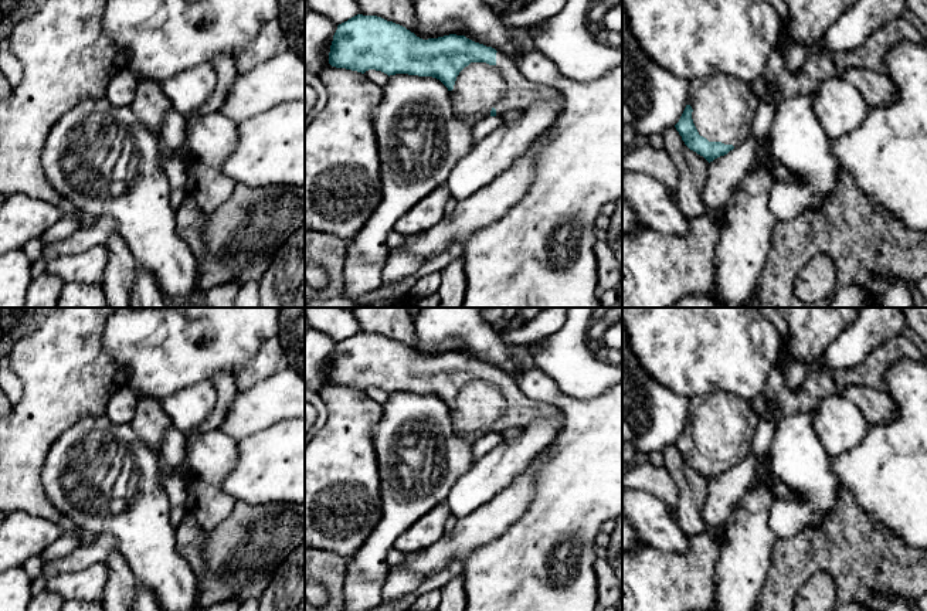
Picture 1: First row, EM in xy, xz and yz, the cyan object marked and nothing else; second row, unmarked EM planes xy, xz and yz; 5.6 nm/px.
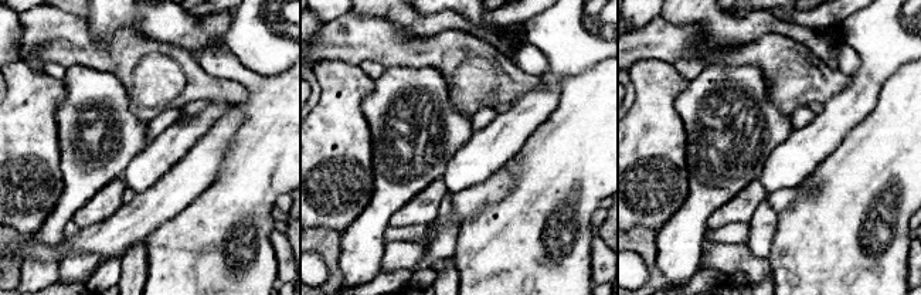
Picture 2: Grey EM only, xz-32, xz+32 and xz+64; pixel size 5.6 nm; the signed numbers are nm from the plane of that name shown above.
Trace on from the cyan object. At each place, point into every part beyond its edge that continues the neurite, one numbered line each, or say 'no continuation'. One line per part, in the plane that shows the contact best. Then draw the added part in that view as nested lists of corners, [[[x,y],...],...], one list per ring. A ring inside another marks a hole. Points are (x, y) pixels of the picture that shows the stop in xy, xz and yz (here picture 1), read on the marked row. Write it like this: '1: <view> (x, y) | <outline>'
1: xz (479, 87) | [[[496,52],[496,64],[471,62],[456,77],[449,91],[452,111],[456,119],[473,126],[490,116],[496,109],[500,118],[512,109],[524,109],[534,102],[554,102],[561,108],[564,95],[551,86],[529,81],[517,67],[517,60]]]

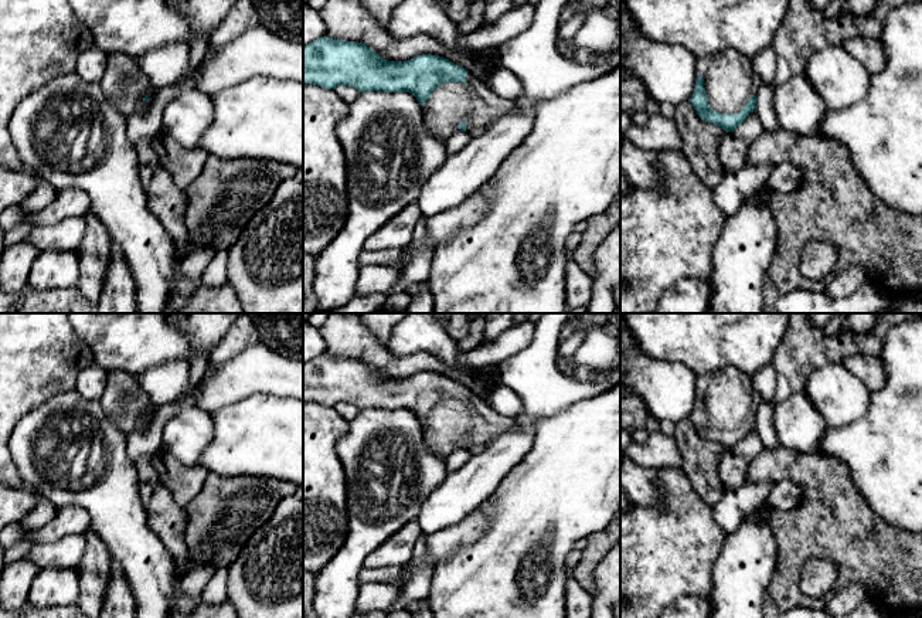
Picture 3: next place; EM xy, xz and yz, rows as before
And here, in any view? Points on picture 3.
1: yz (730, 80) | [[[735,50],[697,60],[697,77],[704,78],[708,106],[719,113],[738,113],[762,86],[751,57]]]

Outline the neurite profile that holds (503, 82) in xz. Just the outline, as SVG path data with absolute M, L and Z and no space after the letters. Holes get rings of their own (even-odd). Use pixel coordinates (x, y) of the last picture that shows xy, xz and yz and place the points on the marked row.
M503 67L491 74L487 85L497 96L503 99L516 101L523 94L520 79L510 69Z

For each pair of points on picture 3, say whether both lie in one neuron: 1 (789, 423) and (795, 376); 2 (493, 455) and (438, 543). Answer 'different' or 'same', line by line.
1: different
2: different

